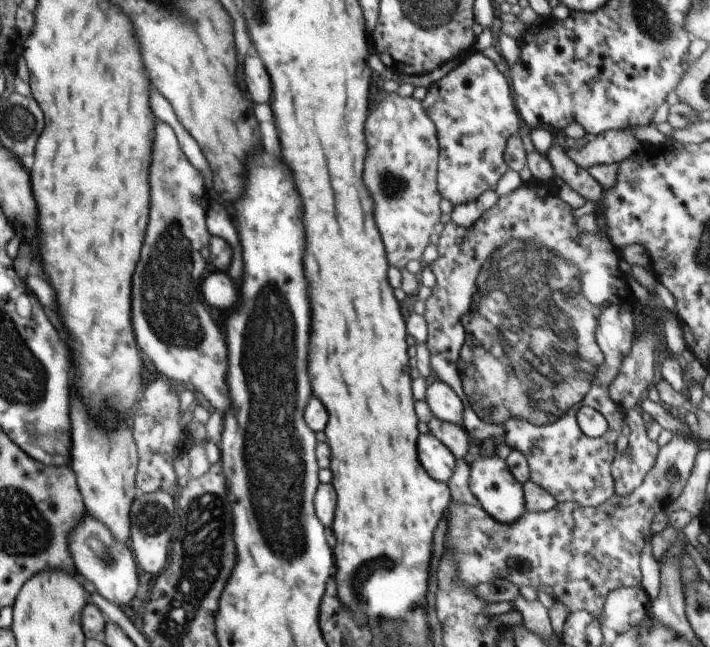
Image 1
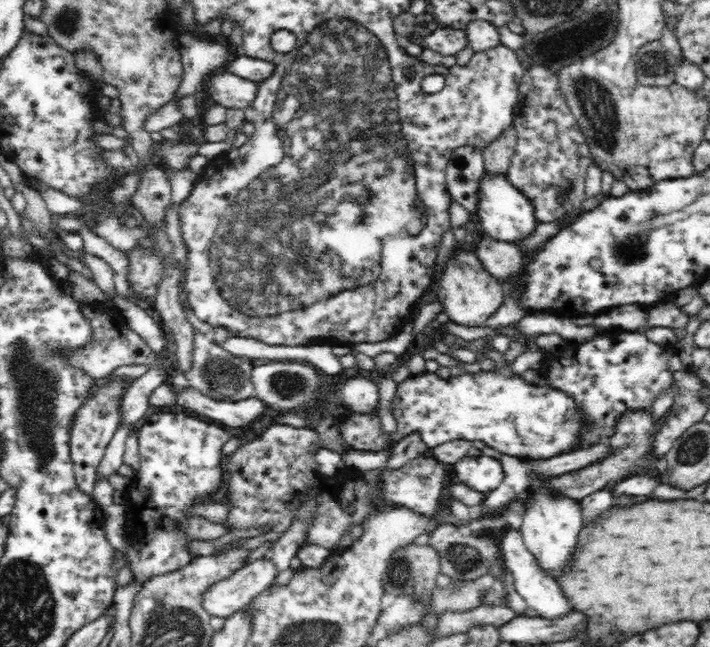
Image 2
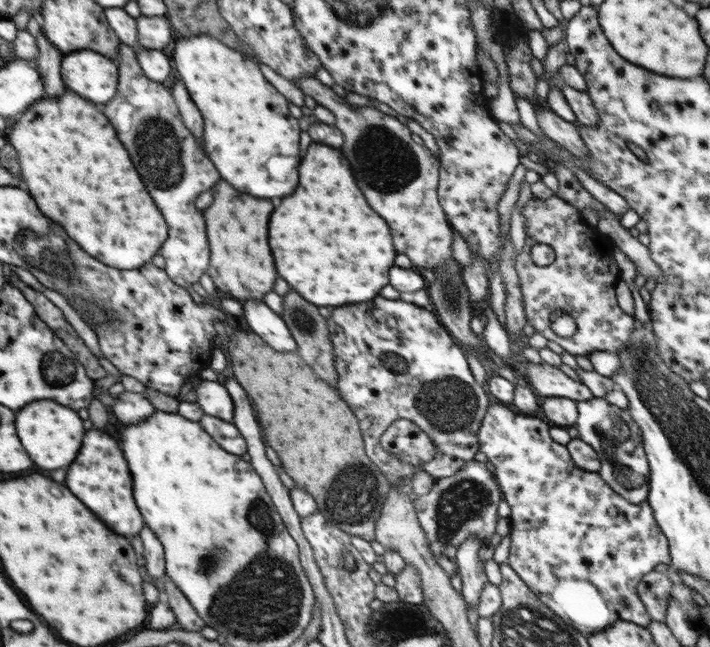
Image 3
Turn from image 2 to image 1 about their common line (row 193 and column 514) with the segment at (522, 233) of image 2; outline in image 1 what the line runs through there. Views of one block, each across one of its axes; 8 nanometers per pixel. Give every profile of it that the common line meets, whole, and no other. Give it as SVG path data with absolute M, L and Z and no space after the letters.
M474 453L468 462L470 467L470 490L476 496L480 506L494 520L502 524L514 524L526 512L523 485L519 483L510 472L506 461L498 455L481 456Z

